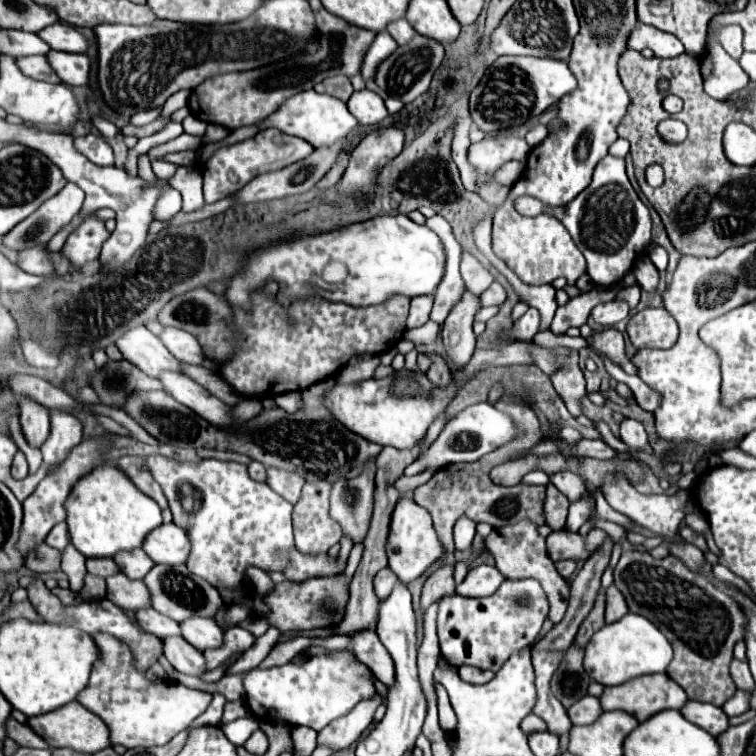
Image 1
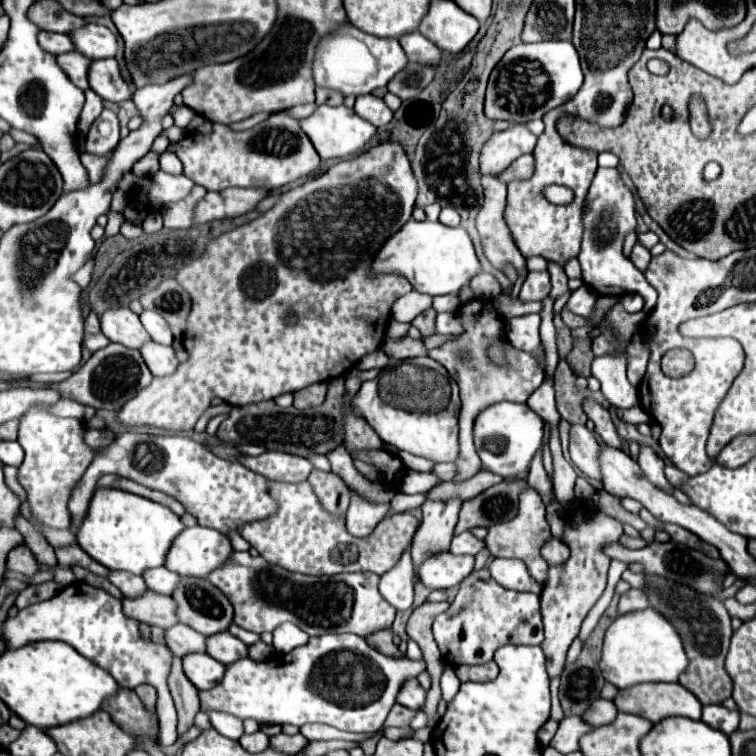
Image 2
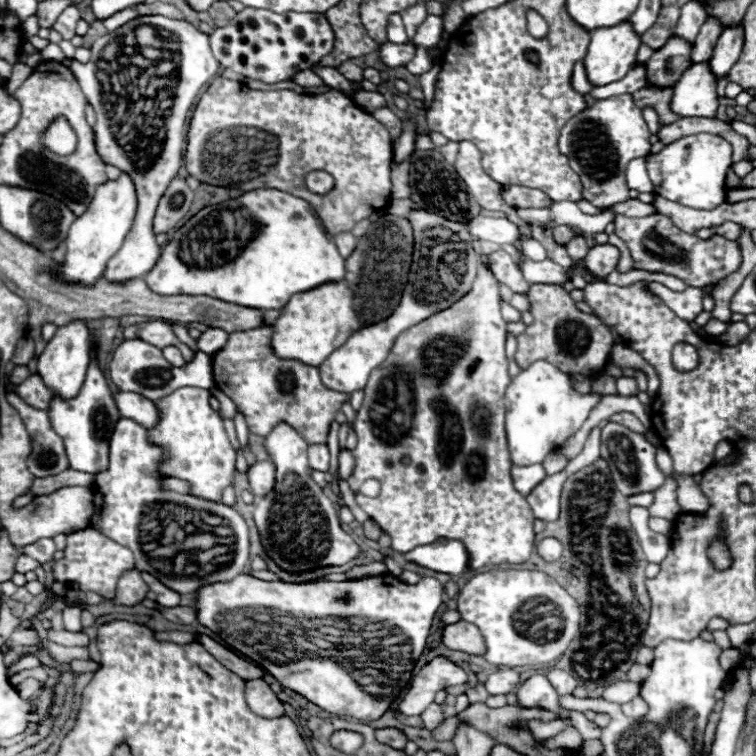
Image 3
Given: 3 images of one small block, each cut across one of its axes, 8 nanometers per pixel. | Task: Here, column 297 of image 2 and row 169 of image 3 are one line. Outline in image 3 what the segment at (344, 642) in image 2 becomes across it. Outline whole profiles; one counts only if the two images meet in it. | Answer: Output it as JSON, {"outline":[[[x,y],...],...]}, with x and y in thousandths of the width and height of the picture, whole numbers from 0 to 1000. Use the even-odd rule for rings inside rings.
{"outline":[[[918,177],[899,183],[876,201],[857,206],[857,230],[865,254],[881,265],[913,272],[921,278],[947,275],[960,265],[960,225],[968,220],[968,193],[947,177]]]}

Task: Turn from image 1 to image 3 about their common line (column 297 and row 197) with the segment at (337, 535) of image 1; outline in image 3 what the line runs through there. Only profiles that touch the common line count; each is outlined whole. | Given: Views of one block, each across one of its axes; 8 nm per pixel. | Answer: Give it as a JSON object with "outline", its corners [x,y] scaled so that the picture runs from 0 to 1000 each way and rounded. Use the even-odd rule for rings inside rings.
{"outline":[[[677,246],[675,251],[664,254],[664,259],[680,275],[722,275],[730,270],[722,257],[696,246]]]}

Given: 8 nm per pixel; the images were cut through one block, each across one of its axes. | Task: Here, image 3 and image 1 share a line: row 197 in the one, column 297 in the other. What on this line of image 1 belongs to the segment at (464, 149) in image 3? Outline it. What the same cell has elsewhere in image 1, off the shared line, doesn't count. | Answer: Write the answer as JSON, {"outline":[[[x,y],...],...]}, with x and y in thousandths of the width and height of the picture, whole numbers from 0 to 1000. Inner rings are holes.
{"outline":[[[352,619],[352,638],[373,659],[378,659],[381,664],[392,667],[394,659],[397,659],[397,648],[399,648],[399,643],[402,643],[405,635],[397,627],[384,627],[381,622]]]}

